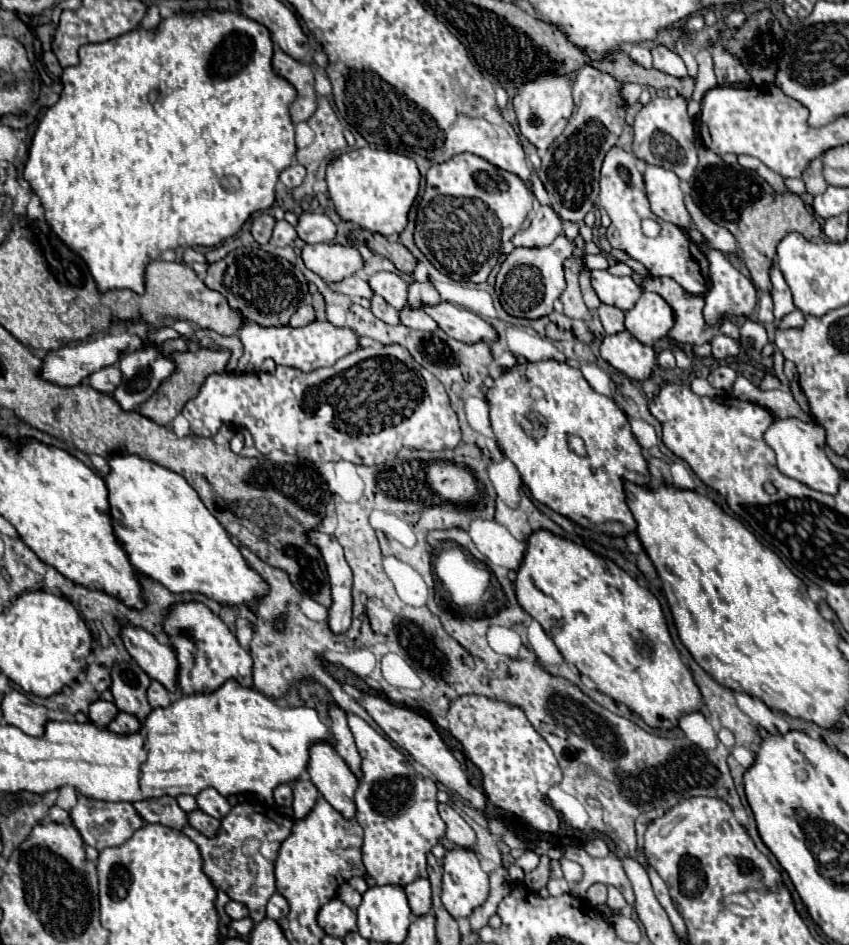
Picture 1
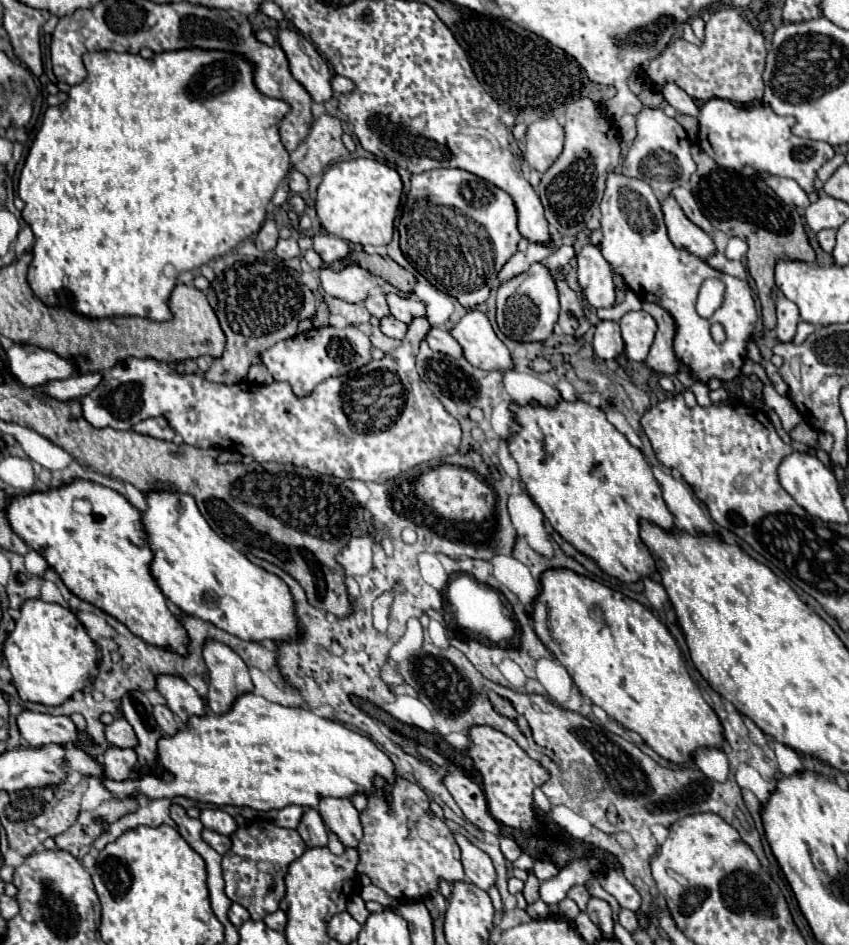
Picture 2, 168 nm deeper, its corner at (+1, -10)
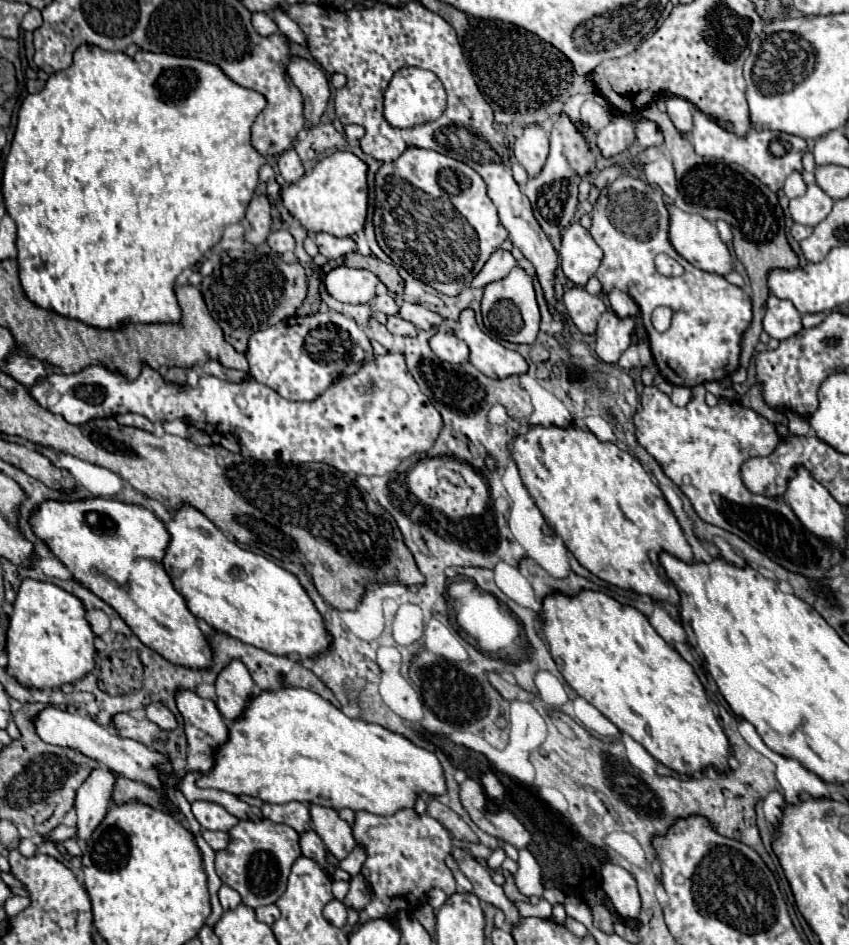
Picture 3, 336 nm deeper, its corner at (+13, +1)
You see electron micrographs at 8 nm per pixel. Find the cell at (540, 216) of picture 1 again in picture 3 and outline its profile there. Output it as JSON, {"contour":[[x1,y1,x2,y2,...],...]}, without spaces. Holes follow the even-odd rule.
{"contour":[[497,249,497,251,489,257,489,261,485,263,485,267,479,271,479,275,471,281,471,285,473,285,473,287,485,287,487,283,499,281,499,279,503,279,515,265,517,265,517,261,513,259,511,251]]}

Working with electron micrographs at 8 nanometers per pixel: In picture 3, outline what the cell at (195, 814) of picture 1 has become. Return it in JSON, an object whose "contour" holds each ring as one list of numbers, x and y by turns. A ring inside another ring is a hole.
{"contour":[[205,829,203,831,203,839,211,845,213,851,221,851,227,847,227,841,229,841,229,835,225,831,209,831]]}

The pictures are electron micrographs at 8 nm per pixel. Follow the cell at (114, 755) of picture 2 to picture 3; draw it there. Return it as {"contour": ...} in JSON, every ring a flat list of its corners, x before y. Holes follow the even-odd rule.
{"contour":[[107,767,93,769,85,779,85,783,79,787,75,799,79,841,91,837,95,827,105,819,113,795,113,787,115,787,115,775]]}

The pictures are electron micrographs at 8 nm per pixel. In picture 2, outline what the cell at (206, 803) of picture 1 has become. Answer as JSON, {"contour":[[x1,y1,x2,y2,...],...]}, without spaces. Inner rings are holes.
{"contour":[[203,810,201,812,201,818,203,826,207,830,213,830,213,832,219,832,219,834,225,834,225,836,231,836,235,830,237,830,237,822,223,810]]}

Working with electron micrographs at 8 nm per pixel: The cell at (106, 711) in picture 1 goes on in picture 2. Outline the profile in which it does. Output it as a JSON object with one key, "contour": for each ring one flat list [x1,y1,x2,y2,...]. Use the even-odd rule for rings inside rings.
{"contour":[[117,718,113,724,109,724,105,734,107,734,109,744,113,744,113,746,121,746,121,748,137,746,137,736,125,718]]}

